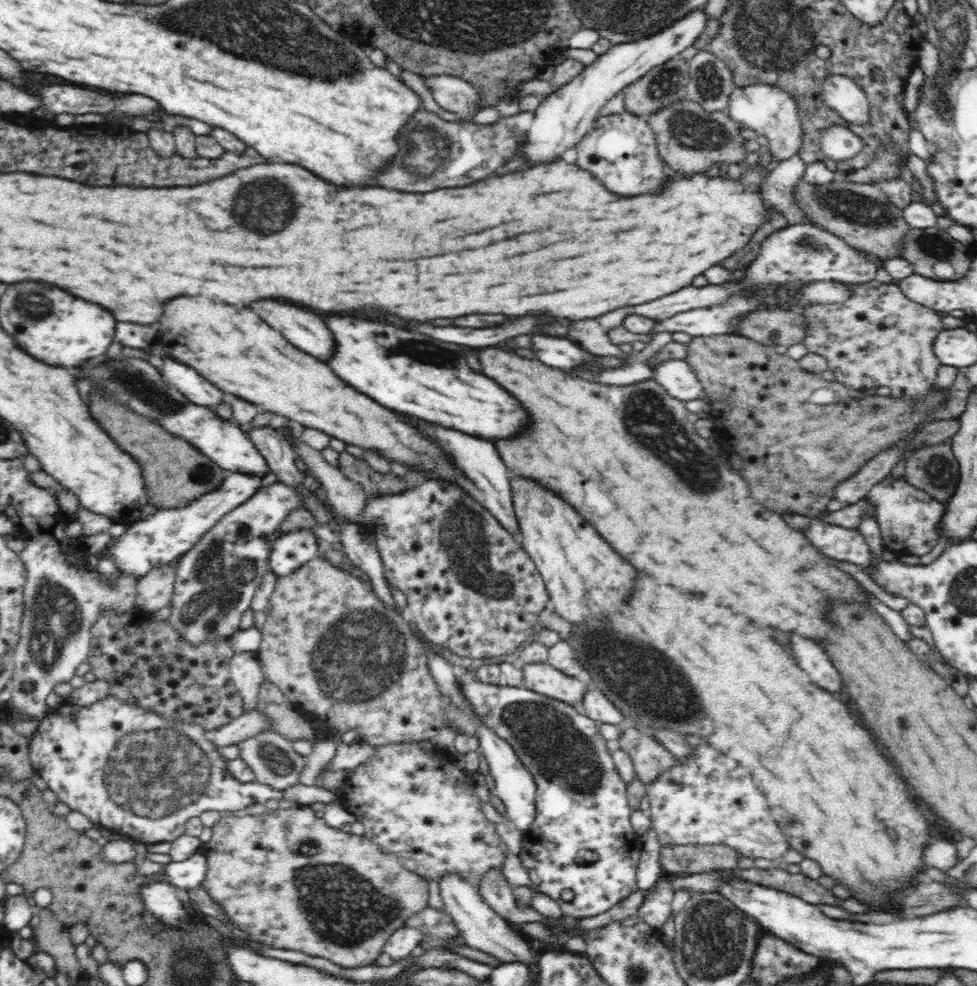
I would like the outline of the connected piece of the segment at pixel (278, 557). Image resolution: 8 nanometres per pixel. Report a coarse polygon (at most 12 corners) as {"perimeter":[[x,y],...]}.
{"perimeter":[[300,529],[275,539],[269,566],[286,577],[317,558],[318,537]]}

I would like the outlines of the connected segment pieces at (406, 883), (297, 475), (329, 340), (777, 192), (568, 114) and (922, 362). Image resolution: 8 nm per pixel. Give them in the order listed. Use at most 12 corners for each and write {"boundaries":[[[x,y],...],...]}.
{"boundaries":[[[309,805],[223,814],[202,888],[248,940],[373,964],[428,880]],[[266,425],[246,434],[270,467],[263,486],[296,488],[305,474],[282,431]],[[278,300],[252,308],[298,350],[328,362],[334,334],[320,316]],[[782,160],[760,184],[764,200],[789,224],[813,221],[795,188],[807,164]],[[696,9],[543,98],[516,155],[560,160],[614,96],[692,46]],[[896,282],[810,304],[808,353],[838,382],[922,400],[943,314]]]}

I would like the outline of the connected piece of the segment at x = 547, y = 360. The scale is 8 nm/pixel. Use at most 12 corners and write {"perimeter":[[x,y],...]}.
{"perimeter":[[532,336],[536,358],[552,368],[576,368],[596,356],[566,338]]}

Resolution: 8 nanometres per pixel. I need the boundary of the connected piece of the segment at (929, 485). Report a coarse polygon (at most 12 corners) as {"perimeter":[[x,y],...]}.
{"perimeter":[[943,442],[914,450],[905,480],[946,505],[959,464]]}

